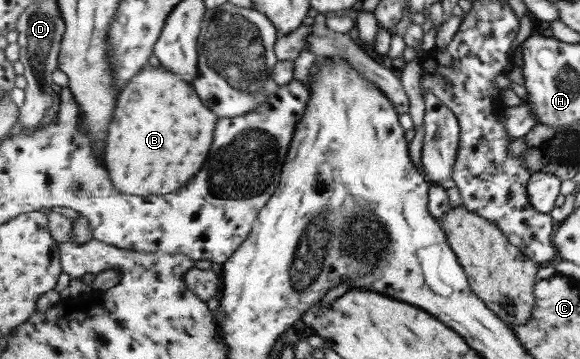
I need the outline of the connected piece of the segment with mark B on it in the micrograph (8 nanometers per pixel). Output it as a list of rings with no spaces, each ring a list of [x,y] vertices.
[[[149,64],[120,93],[105,163],[119,192],[142,197],[176,193],[208,163],[221,117],[183,79],[162,64]]]

